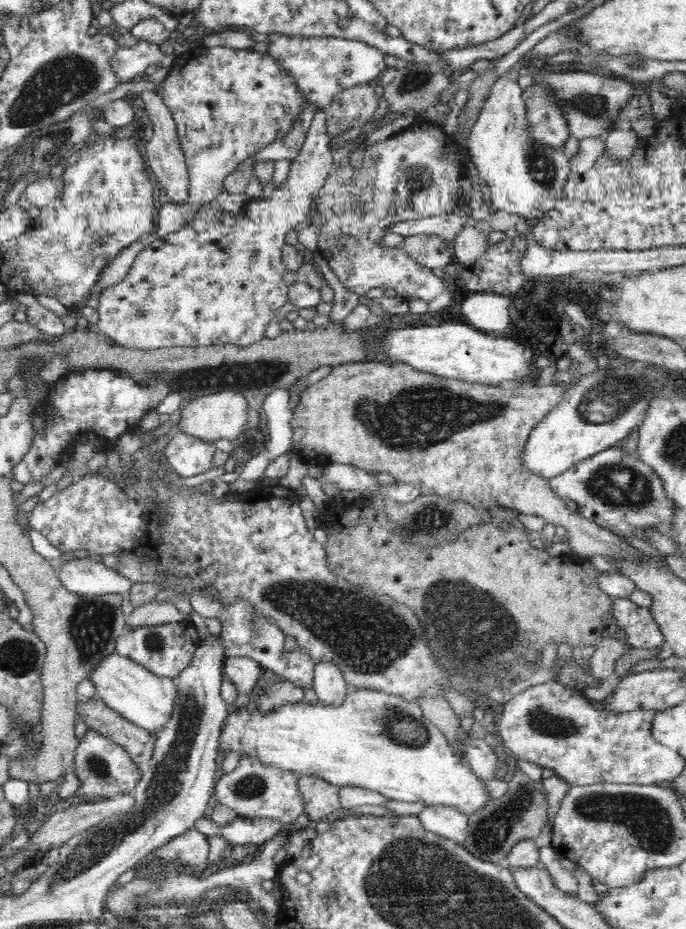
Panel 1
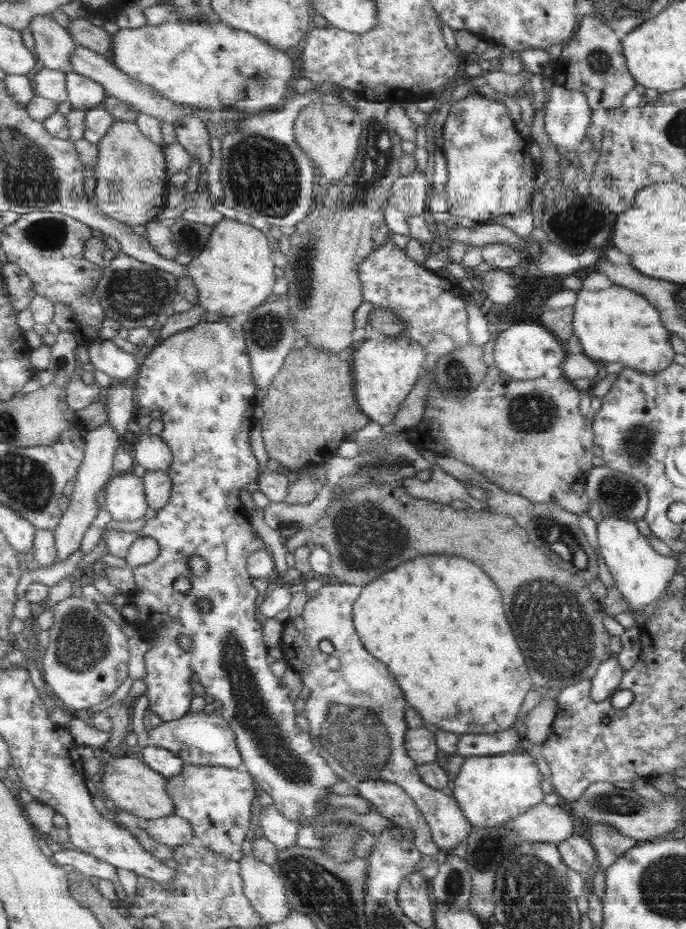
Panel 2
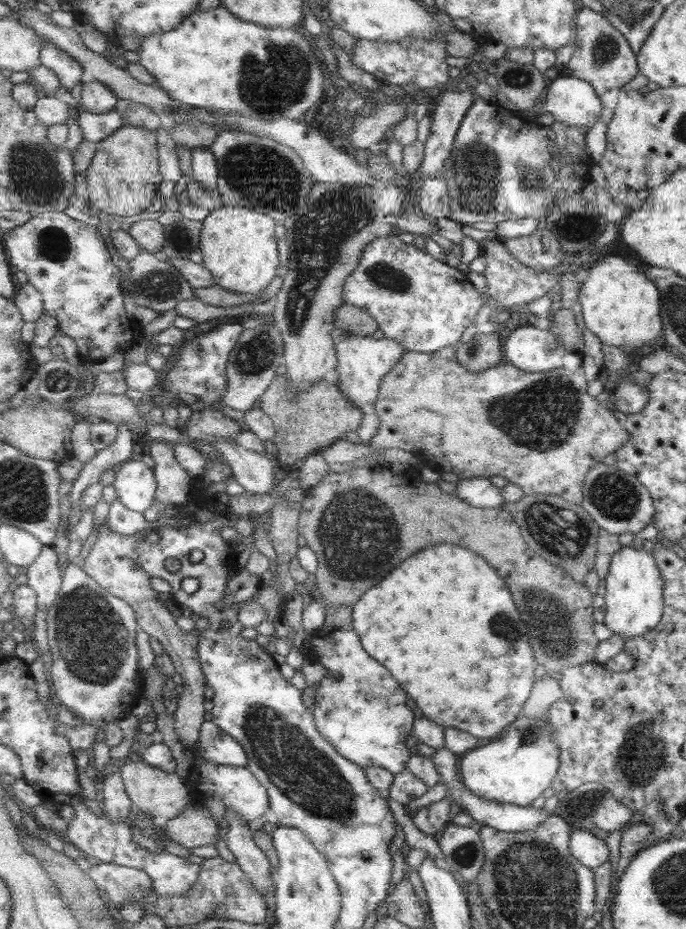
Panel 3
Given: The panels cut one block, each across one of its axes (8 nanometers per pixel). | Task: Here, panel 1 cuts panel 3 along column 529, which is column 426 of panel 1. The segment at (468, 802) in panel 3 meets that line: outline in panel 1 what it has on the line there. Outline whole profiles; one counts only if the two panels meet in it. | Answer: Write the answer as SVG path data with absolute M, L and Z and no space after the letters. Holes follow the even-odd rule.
M425 806L424 810L418 814L418 818L422 827L434 832L434 834L449 838L457 843L462 843L466 838L469 817L456 811L454 807Z

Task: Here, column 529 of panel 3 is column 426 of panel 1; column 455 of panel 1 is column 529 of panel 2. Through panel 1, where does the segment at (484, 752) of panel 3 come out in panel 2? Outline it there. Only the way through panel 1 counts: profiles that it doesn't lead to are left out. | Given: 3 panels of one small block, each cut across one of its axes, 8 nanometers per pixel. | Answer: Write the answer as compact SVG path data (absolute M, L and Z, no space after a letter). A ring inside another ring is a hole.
M524 749L503 755L466 757L457 776L452 779L455 784L452 795L475 827L503 826L542 803L545 796L539 762Z

